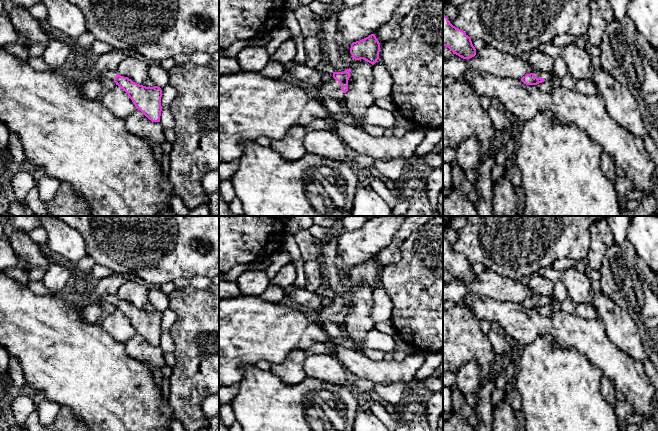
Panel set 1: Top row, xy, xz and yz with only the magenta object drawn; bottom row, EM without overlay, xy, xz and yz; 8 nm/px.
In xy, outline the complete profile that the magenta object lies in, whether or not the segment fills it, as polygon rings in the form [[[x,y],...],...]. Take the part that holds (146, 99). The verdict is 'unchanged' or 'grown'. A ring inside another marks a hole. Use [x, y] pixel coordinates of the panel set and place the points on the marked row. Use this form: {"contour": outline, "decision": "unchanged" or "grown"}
{"contour": [[[116,70],[101,72],[99,77],[113,80],[128,94],[136,109],[140,110],[152,122],[160,122],[162,111],[162,90],[160,87],[139,85],[128,77],[119,75]]], "decision": "grown"}

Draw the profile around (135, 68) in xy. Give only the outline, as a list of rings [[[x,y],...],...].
[[[128,56],[119,63],[116,72],[139,85],[154,87],[154,83],[148,76],[148,64],[148,62],[139,57]]]

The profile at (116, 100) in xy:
[[[118,85],[110,89],[101,102],[115,116],[124,120],[136,110],[128,94]]]

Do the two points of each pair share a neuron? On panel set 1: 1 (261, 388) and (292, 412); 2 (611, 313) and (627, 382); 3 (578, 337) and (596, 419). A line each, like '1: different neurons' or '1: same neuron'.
1: same neuron
2: different neurons
3: different neurons

